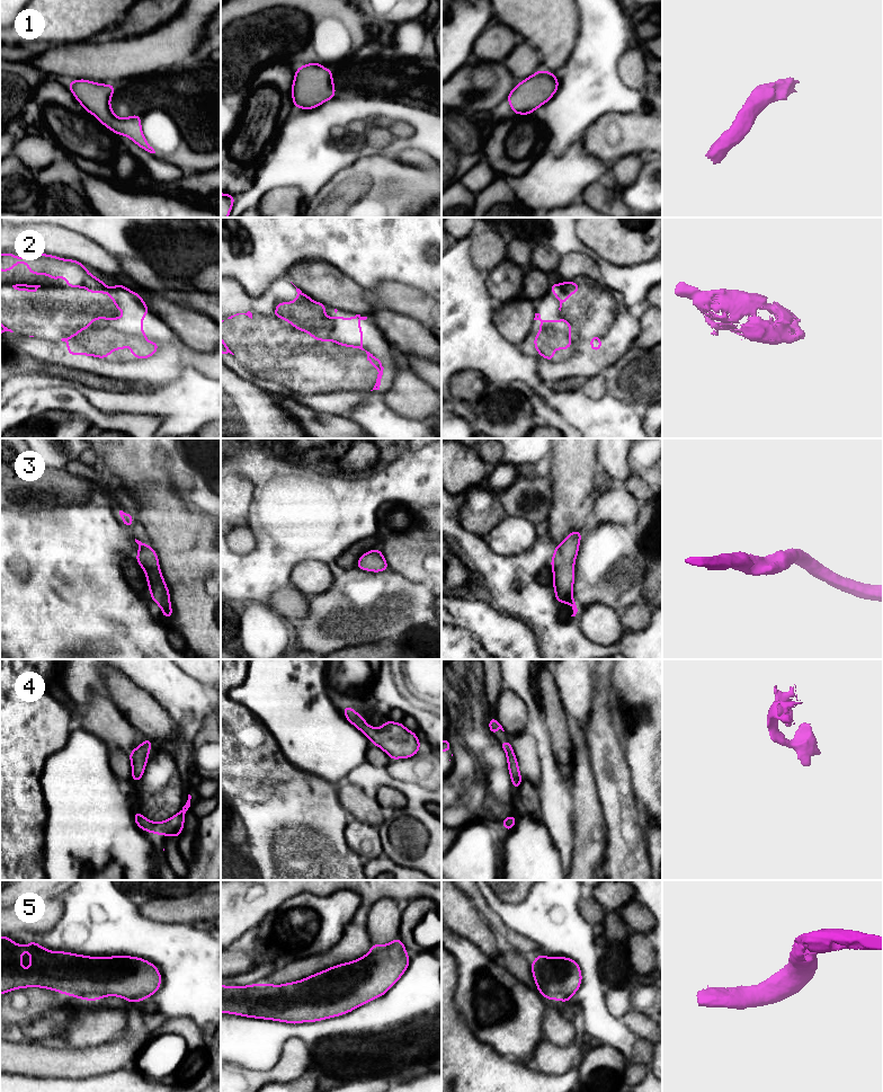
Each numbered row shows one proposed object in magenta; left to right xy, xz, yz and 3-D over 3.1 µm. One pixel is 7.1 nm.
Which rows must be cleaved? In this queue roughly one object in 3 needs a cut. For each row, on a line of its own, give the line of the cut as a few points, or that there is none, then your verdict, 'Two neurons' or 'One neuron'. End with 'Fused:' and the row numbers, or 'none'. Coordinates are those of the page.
1: No split. One neuron
2: No split. One neuron
3: No split. One neuron
4: No split. One neuron
5: No split. One neuron
Fused: none

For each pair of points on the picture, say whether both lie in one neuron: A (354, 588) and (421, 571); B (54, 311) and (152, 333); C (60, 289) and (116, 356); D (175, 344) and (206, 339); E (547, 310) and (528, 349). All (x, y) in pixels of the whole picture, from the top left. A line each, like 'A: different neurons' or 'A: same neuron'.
A: different neurons
B: same neuron
C: same neuron
D: different neurons
E: same neuron

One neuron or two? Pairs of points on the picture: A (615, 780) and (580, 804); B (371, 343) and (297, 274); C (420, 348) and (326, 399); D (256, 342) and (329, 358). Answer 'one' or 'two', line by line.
A: two
B: two
C: two
D: one

